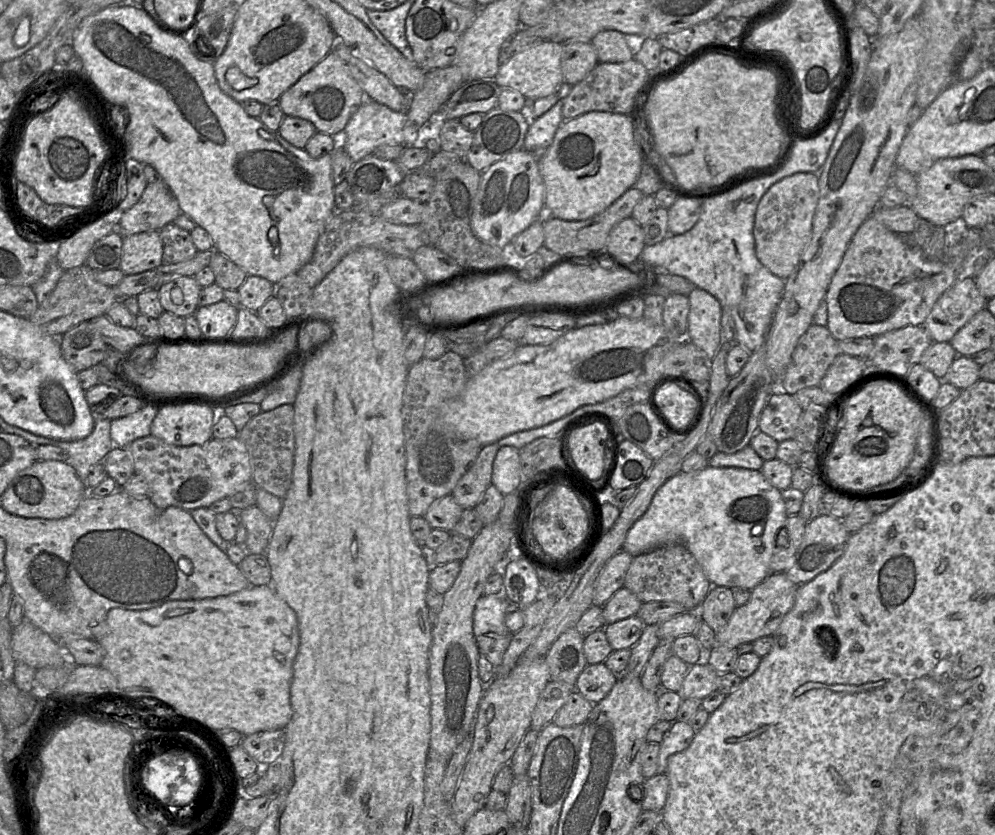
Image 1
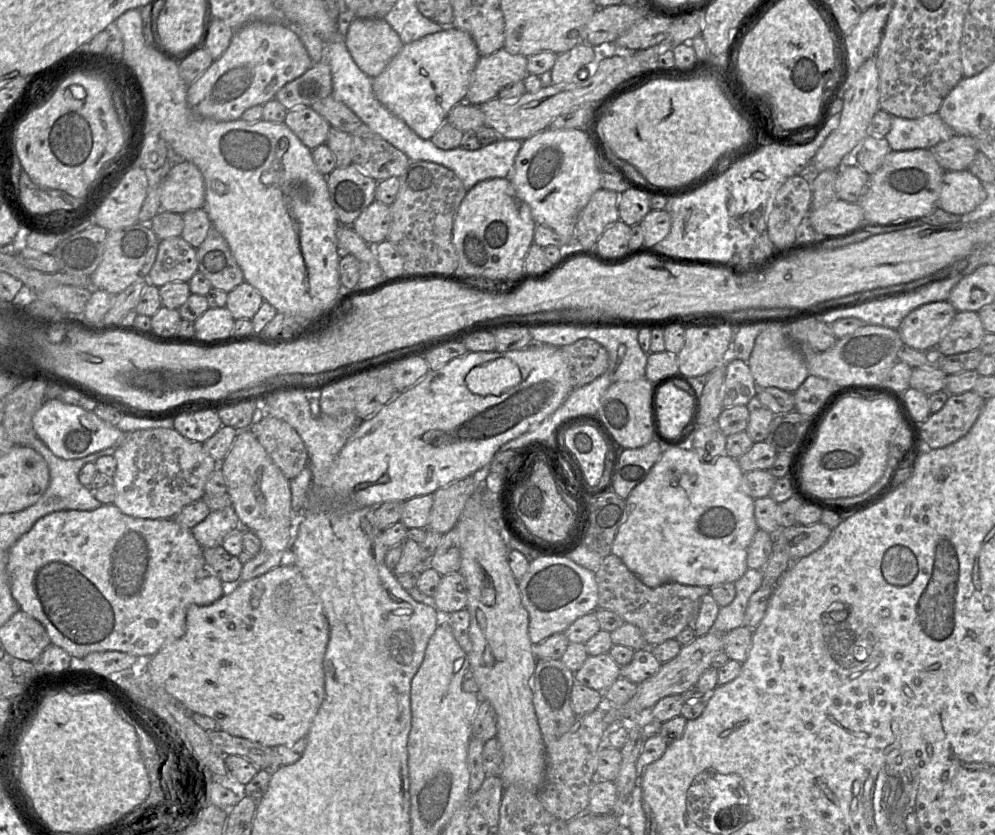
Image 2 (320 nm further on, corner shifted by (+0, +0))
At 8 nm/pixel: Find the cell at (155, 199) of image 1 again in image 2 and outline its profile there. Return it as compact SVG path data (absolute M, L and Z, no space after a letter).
M177 160L160 185L160 209L183 215L203 208L205 186L200 170L191 162Z

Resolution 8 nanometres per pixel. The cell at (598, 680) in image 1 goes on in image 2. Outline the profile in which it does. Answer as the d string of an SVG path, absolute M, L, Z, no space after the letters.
M609 652L596 656L589 655L582 667L574 673L574 681L603 692L620 677L620 668Z

